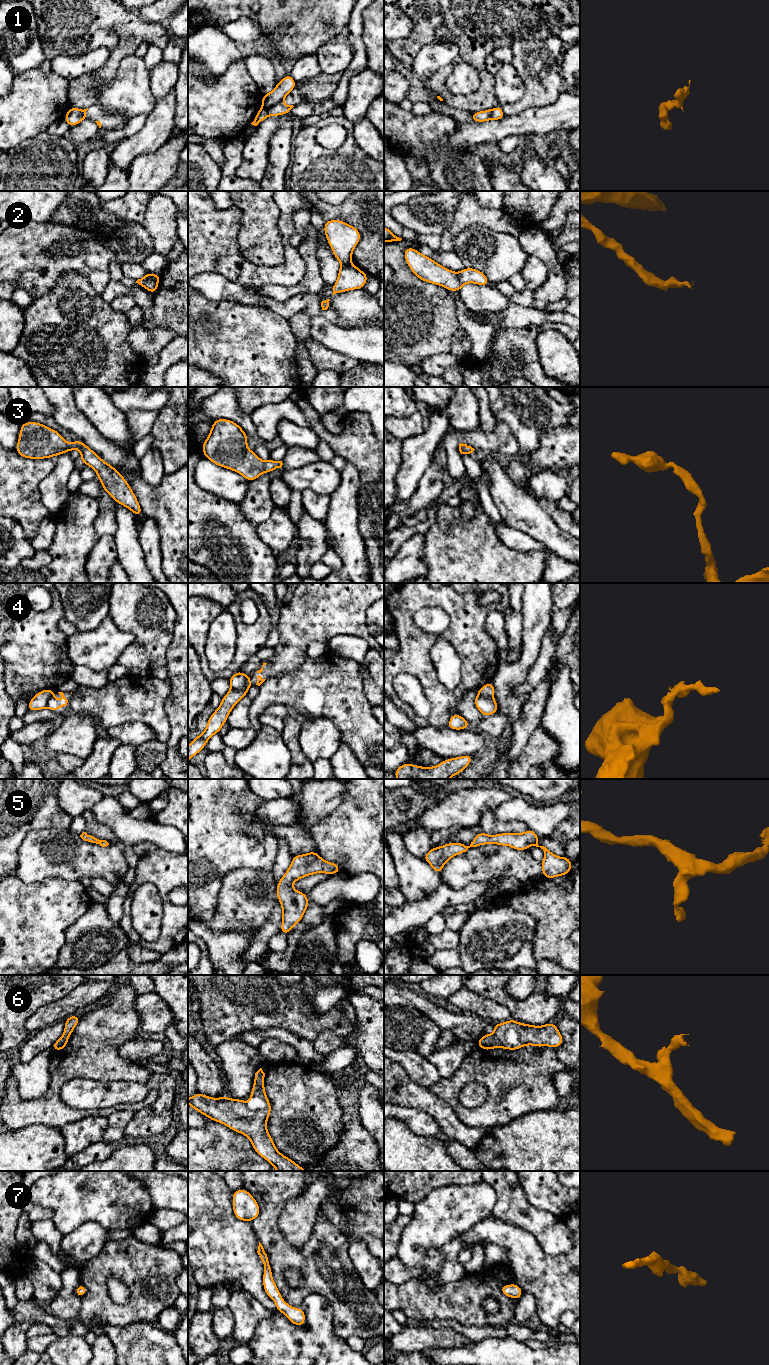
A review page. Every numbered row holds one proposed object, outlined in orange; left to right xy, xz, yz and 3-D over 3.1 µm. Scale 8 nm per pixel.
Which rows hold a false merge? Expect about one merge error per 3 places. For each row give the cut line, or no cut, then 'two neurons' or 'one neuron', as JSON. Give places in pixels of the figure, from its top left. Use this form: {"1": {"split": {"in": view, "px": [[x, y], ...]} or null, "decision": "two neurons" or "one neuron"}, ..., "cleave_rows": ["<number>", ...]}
{"1": {"split": {"in": "xz", "px": [[281, 100], [269, 107], [262, 107]]}, "decision": "two neurons"}, "2": {"split": {"in": "xy", "px": [[158, 282], [150, 276], [142, 286]]}, "decision": "two neurons"}, "3": {"split": null, "decision": "one neuron"}, "4": {"split": {"in": "xz", "px": [[246, 675], [246, 685], [243, 688], [231, 688]]}, "decision": "two neurons"}, "5": {"split": null, "decision": "one neuron"}, "6": {"split": null, "decision": "one neuron"}, "7": {"split": null, "decision": "one neuron"}, "cleave_rows": ["1", "2", "4"]}

